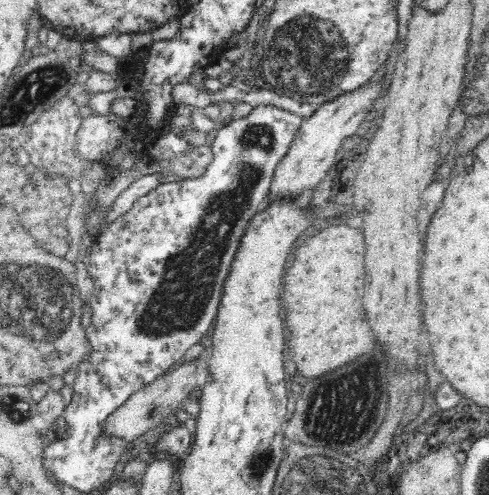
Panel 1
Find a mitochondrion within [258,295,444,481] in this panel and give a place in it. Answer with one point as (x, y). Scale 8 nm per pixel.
(337, 408)

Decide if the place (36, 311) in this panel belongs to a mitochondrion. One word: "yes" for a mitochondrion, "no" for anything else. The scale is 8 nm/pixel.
yes

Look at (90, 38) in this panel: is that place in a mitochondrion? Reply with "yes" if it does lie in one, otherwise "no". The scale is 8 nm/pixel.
no

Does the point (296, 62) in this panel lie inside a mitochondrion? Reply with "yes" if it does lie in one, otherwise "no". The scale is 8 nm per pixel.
yes

